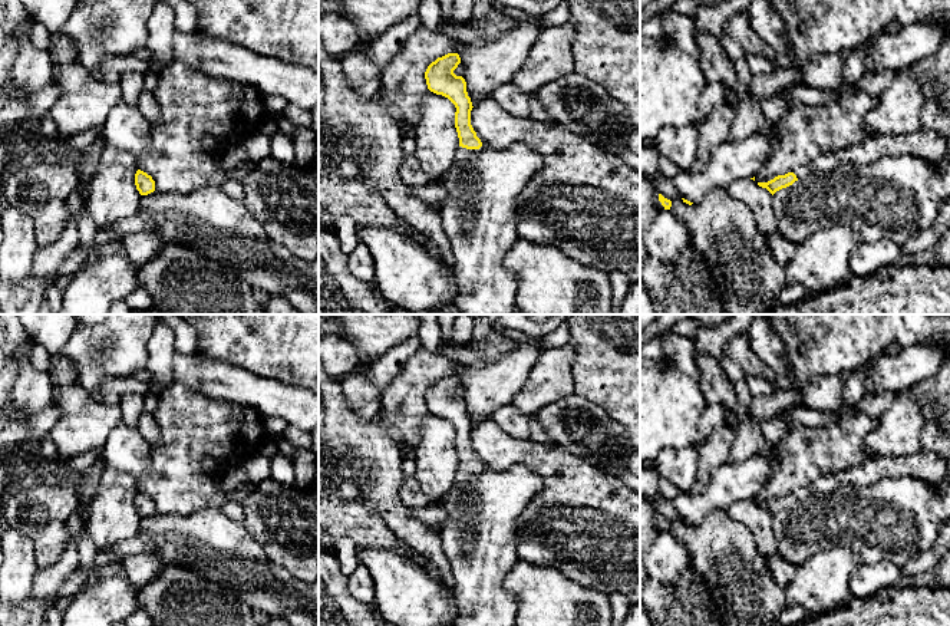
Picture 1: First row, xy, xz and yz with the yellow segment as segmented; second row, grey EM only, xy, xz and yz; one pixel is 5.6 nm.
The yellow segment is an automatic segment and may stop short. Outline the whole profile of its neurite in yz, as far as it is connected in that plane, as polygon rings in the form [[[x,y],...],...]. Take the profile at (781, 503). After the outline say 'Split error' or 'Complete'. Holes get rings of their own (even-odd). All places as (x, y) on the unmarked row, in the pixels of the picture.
[[[924,449],[903,457],[867,458],[862,464],[837,474],[814,475],[808,485],[798,488],[794,494],[778,497],[768,504],[758,504],[758,507],[773,517],[812,494],[824,494],[847,485],[864,487],[897,477],[913,477],[930,484],[941,482],[947,478],[947,458]]]. Split error

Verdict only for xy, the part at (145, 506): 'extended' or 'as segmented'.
as segmented

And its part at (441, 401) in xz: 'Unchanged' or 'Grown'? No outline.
Grown

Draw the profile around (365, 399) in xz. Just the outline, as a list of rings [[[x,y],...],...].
[[[365,365],[342,379],[342,391],[347,405],[359,418],[379,419],[382,392],[367,378]]]

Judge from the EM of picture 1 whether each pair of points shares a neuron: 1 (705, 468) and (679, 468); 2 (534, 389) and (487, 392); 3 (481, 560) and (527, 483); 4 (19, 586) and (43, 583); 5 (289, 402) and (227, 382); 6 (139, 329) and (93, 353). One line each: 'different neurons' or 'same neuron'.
1: different neurons
2: different neurons
3: same neuron
4: different neurons
5: same neuron
6: same neuron

